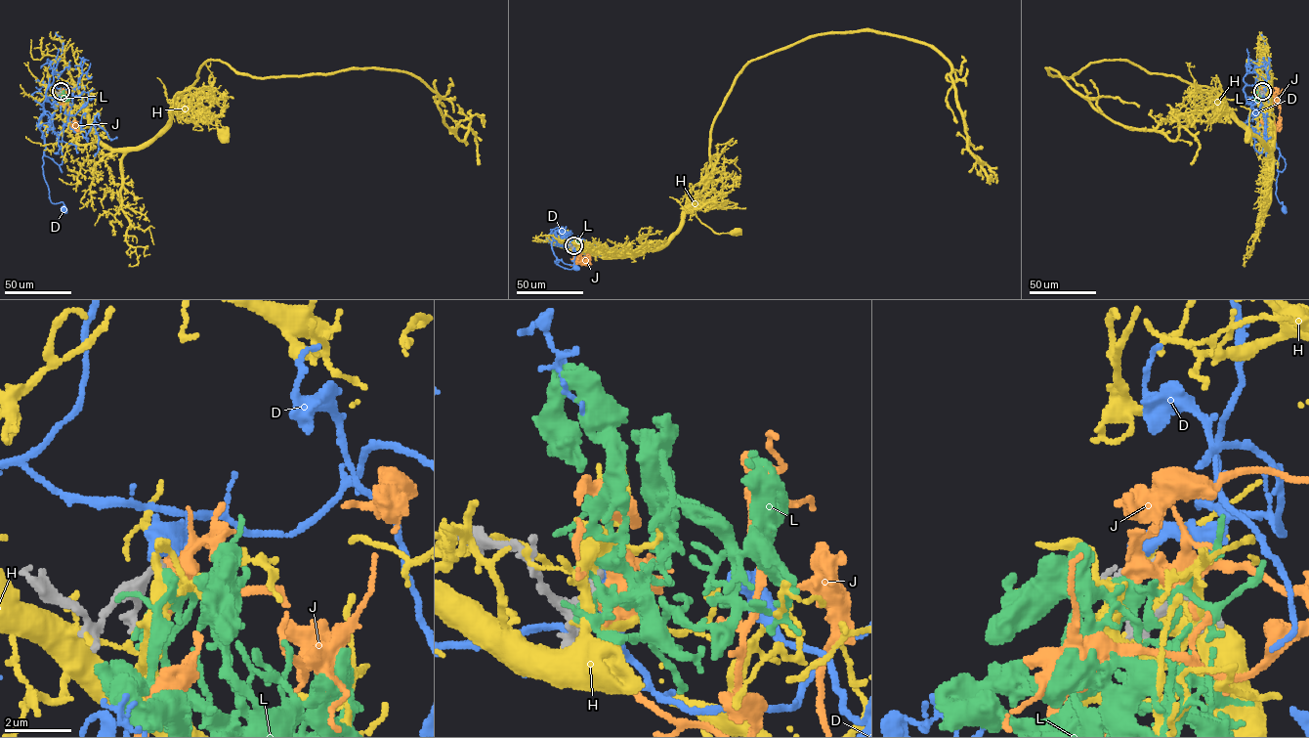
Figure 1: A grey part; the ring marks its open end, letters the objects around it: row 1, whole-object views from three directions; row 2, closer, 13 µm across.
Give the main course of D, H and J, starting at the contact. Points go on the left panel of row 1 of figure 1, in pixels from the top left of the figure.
D: (61, 91), (48, 85), (39, 126), (46, 148), (42, 167), (49, 197), (53, 203), (62, 201), (63, 209)
H: (61, 91), (86, 114), (96, 136), (111, 149), (152, 140), (169, 119), (178, 97), (205, 109), (225, 137)
J: (61, 91), (67, 94), (63, 100), (70, 108), (69, 119), (75, 125), (72, 128), (79, 131)

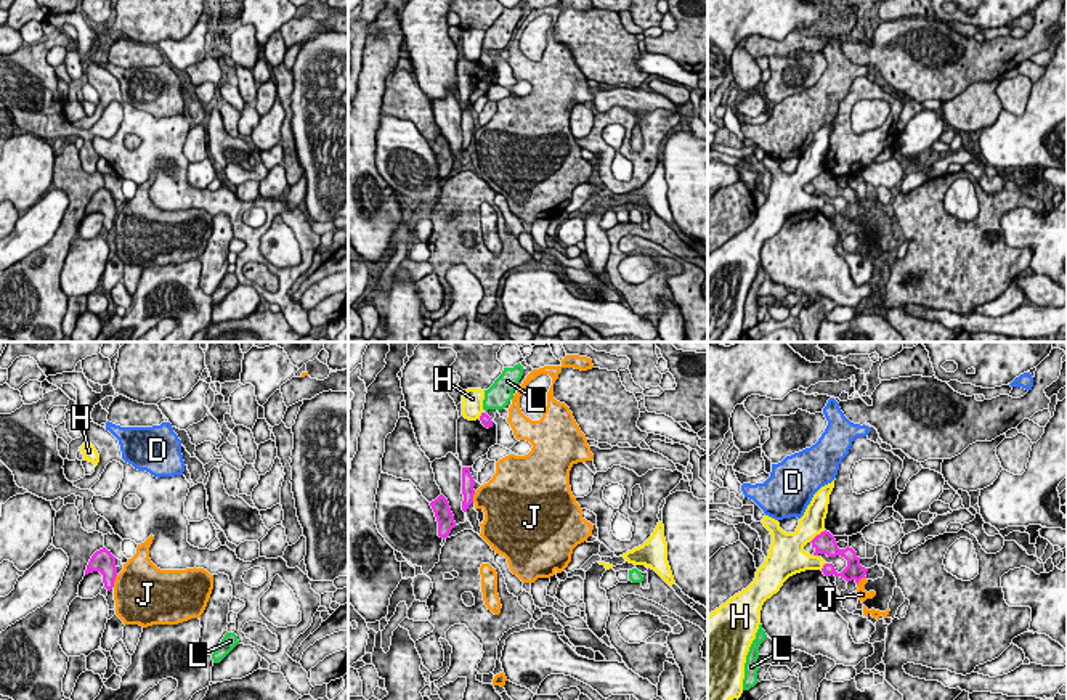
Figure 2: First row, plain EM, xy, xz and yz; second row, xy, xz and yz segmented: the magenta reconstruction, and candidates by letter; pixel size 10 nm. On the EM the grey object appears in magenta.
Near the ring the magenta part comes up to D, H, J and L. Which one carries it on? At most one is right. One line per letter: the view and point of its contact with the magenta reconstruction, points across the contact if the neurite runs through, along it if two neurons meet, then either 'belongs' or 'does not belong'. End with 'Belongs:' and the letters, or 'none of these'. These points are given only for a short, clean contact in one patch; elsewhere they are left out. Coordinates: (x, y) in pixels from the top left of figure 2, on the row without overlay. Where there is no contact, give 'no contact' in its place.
D: no contact; does not belong
H: contact yz (817, 175); does not belong
J: contact xy (114, 220); border xy (117, 215), (113, 227); does not belong
L: no contact; belongs
Belongs: L

